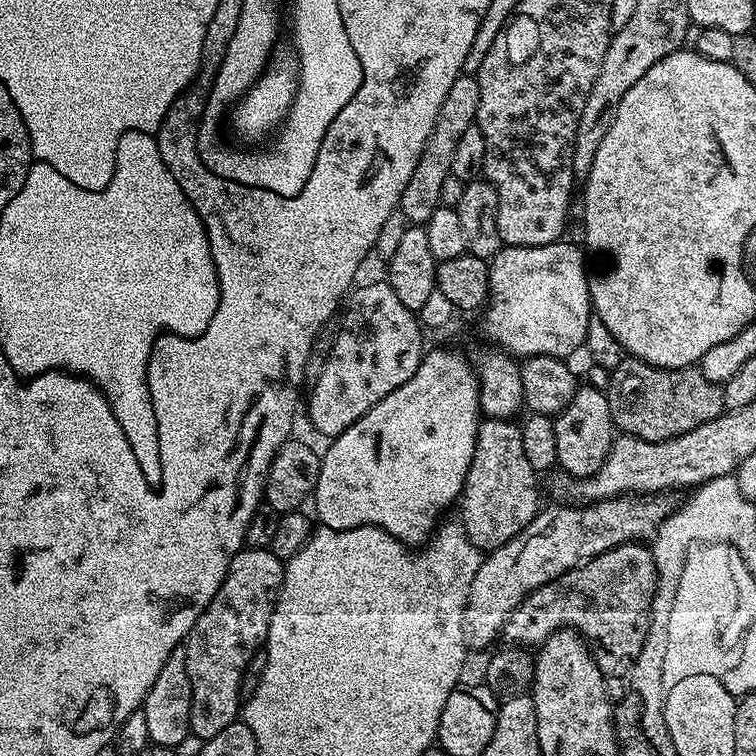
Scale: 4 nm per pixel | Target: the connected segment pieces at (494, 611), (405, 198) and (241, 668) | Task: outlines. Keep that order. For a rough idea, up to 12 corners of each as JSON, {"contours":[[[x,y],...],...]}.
{"contours":[[[664,494],[541,507],[481,559],[469,649],[522,601],[619,544],[654,537]],[[461,74],[442,98],[398,211],[427,224],[441,207],[458,138],[475,125],[478,82]],[[233,555],[183,647],[197,741],[237,723],[284,564]]]}

